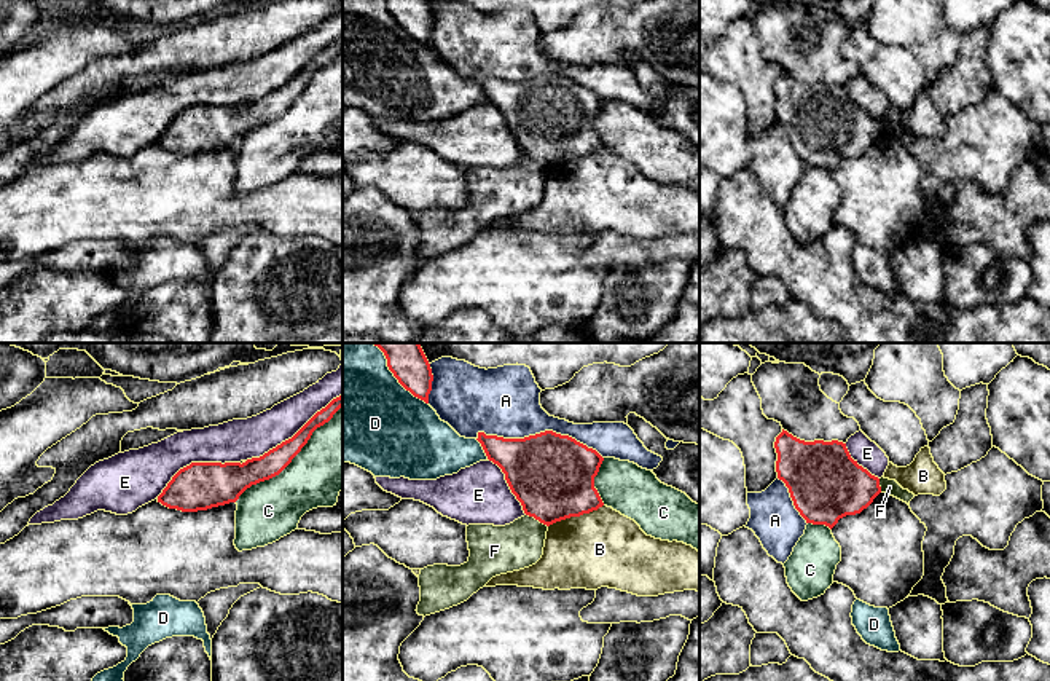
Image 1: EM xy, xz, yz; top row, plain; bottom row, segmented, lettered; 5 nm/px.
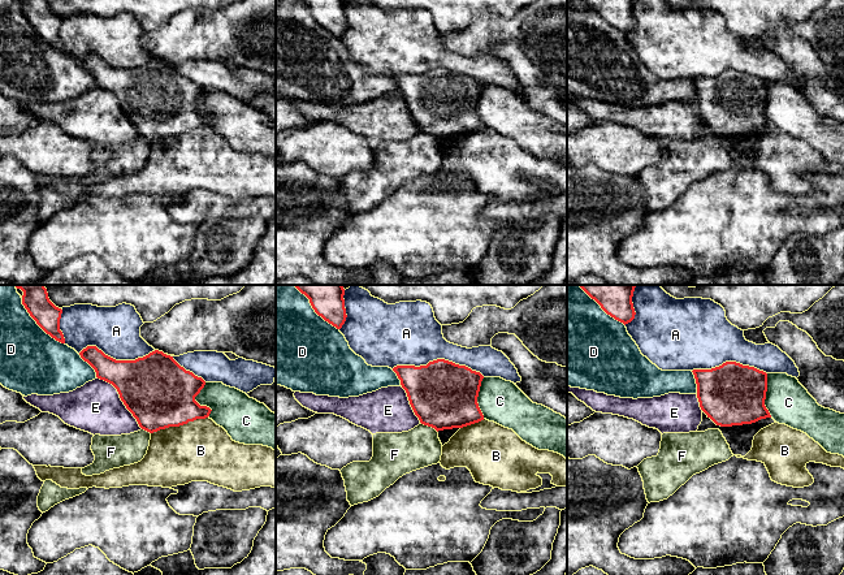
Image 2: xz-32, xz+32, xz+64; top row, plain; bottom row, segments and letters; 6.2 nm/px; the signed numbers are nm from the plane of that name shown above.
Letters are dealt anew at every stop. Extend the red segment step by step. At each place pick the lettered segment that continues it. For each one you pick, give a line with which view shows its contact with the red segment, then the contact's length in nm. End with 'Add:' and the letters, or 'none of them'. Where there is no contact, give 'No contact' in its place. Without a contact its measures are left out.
Add: none of them

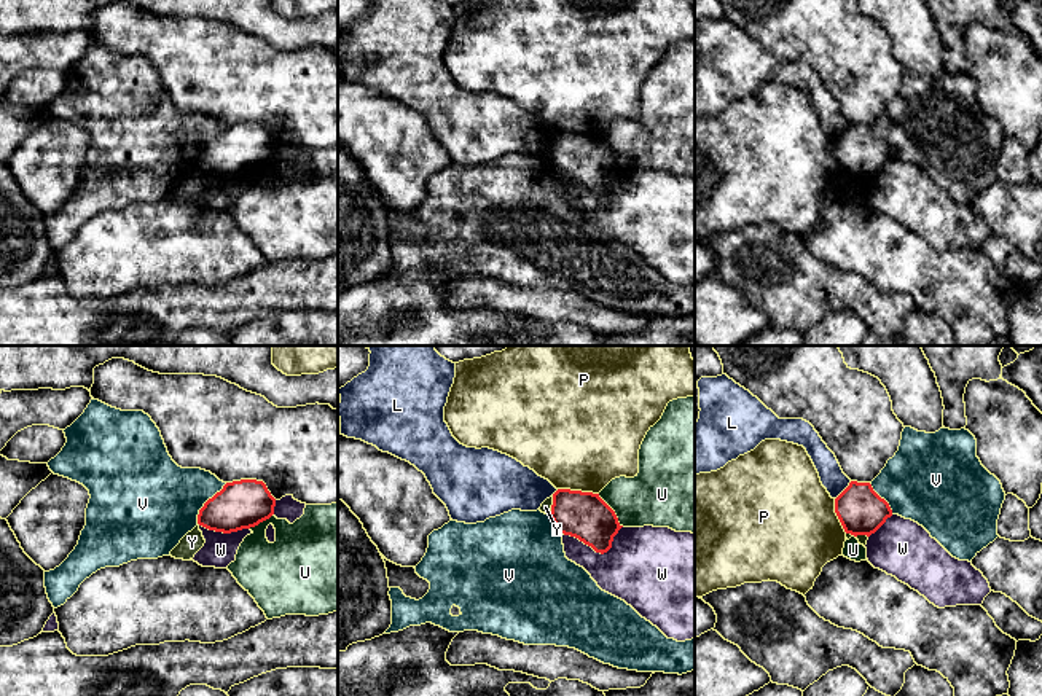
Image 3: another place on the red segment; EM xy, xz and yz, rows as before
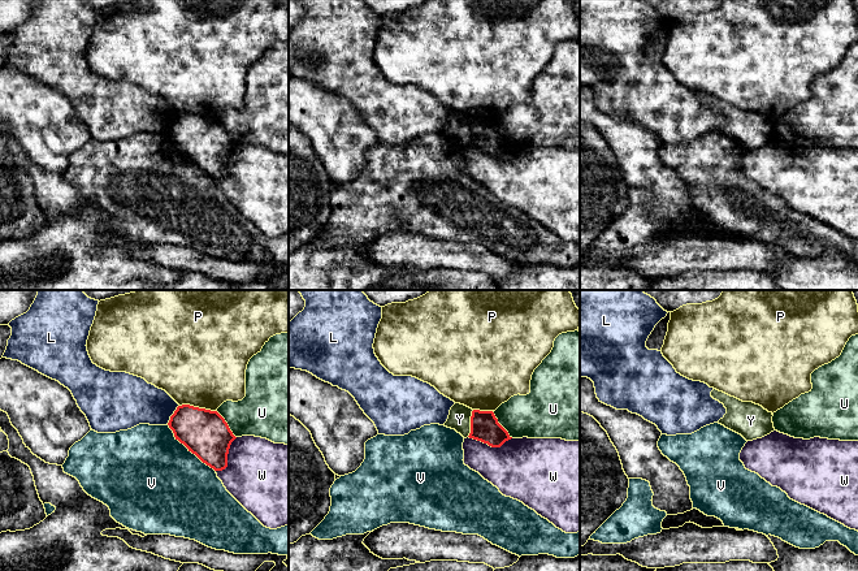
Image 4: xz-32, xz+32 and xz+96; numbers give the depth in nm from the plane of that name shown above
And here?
Add: none of them

